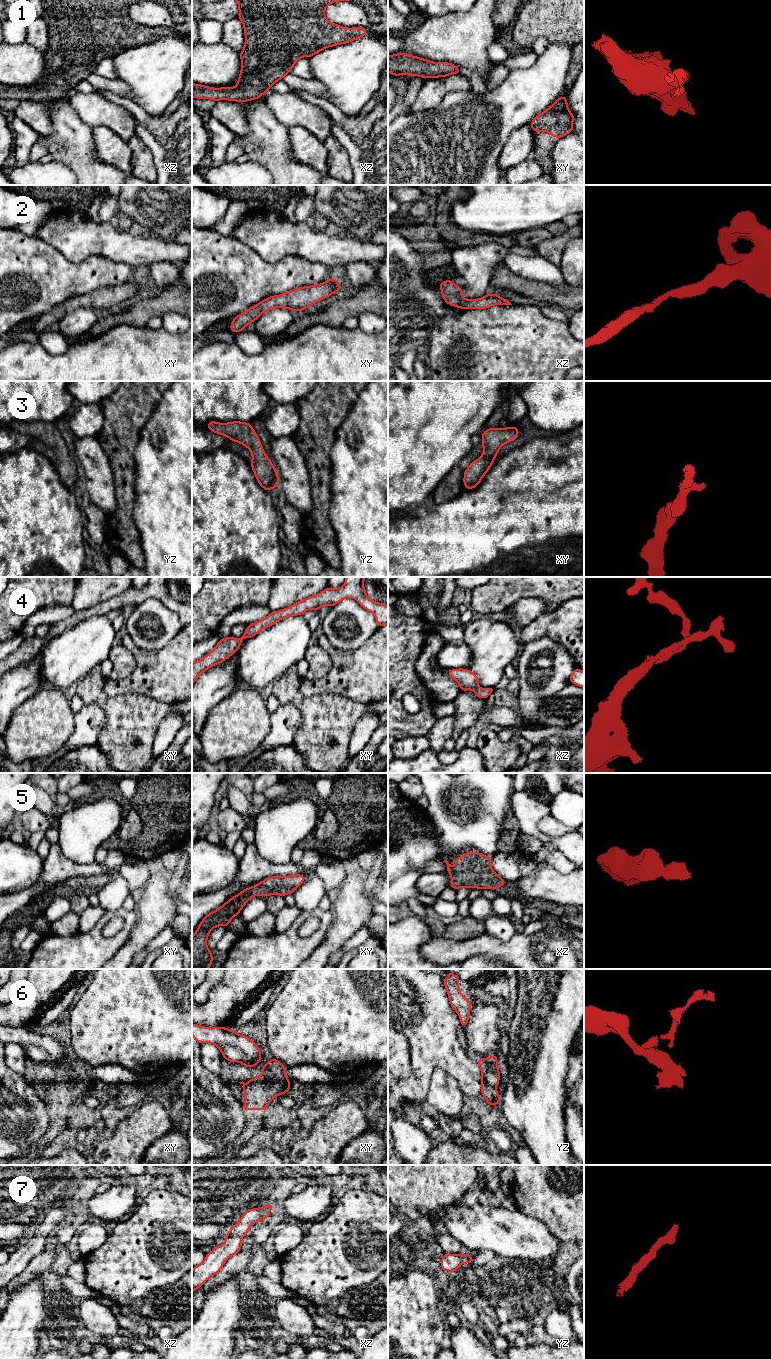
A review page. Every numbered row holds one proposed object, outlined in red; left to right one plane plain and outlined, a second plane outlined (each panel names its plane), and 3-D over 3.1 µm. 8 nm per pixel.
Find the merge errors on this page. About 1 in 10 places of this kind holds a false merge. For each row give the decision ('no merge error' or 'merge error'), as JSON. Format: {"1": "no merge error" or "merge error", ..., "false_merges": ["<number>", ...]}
{"1": "no merge error", "2": "no merge error", "3": "no merge error", "4": "no merge error", "5": "no merge error", "6": "no merge error", "7": "no merge error", "false_merges": []}

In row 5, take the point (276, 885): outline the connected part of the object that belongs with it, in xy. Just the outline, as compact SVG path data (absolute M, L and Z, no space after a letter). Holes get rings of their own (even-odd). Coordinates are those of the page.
M302 874L272 876L244 889L221 907L210 912L202 919L192 936L192 969L209 969L211 967L213 956L212 951L207 947L207 938L210 931L217 926L227 928L229 922L240 913L250 898L256 895L265 897L293 894L304 881L305 877Z

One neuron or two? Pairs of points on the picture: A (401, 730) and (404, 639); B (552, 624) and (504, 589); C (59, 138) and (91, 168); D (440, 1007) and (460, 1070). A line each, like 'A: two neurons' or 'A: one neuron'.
A: one neuron
B: two neurons
C: one neuron
D: one neuron

